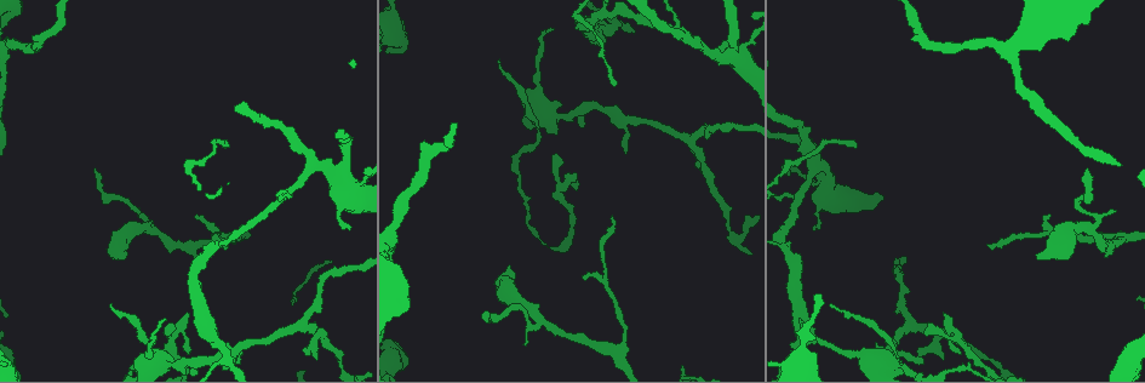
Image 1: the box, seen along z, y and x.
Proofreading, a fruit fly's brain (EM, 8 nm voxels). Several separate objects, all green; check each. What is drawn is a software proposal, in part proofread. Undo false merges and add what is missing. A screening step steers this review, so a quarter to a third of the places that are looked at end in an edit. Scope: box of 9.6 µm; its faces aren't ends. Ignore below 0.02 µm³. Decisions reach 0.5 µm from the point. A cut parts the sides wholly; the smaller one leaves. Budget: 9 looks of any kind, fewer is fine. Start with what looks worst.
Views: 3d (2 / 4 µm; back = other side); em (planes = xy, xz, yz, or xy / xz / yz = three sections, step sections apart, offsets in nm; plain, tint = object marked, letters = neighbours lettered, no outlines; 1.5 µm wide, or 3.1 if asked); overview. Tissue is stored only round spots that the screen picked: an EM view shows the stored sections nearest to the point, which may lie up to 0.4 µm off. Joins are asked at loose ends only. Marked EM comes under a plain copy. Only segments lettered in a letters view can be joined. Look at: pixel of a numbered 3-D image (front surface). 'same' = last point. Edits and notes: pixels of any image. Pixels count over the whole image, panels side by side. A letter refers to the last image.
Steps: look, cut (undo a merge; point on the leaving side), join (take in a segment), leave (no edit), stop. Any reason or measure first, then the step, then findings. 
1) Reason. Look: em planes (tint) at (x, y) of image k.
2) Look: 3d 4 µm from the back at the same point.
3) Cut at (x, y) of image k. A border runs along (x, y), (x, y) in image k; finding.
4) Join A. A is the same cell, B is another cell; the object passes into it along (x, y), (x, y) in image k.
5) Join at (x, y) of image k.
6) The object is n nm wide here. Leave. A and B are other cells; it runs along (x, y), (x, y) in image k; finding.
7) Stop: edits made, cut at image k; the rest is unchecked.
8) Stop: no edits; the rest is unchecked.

Calibre changes. Look: 3d 2 µm at (673, 25) of image 1.

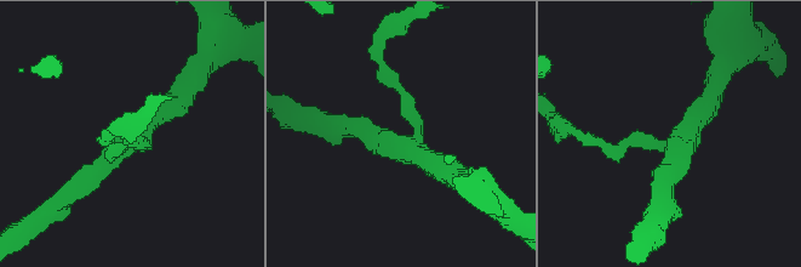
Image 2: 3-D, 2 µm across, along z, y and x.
3 arms meet here. Look: em yz step 8 (letters) at (681, 140) of image 2.

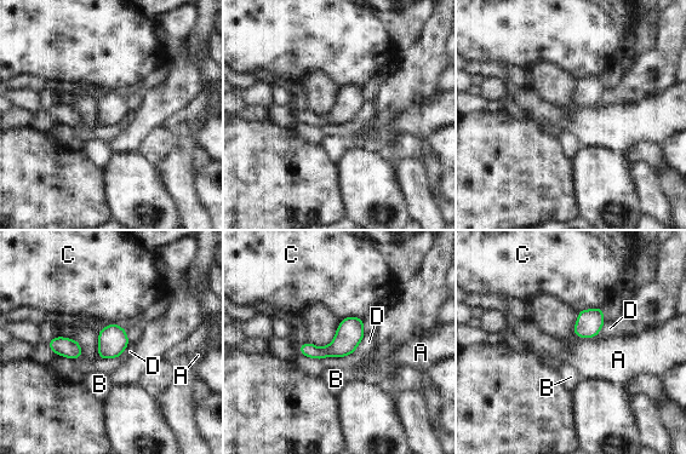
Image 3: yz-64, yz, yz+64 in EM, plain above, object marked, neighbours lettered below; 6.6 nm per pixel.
Look: em planes (letters) at the same point.

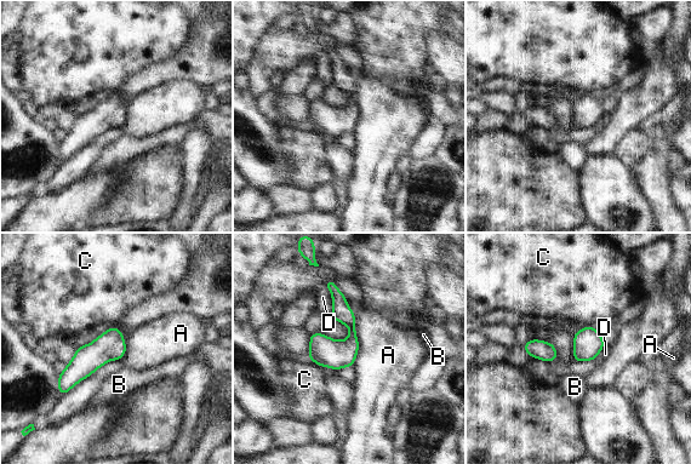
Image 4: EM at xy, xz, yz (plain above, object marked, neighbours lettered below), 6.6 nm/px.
Leave. A, B, C and D are other cells; a border runs along (605, 345), (594, 359), (574, 360) in image 4; all the same neuron.

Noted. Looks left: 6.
Look: em planes (letters) at (508, 267) of image 1.

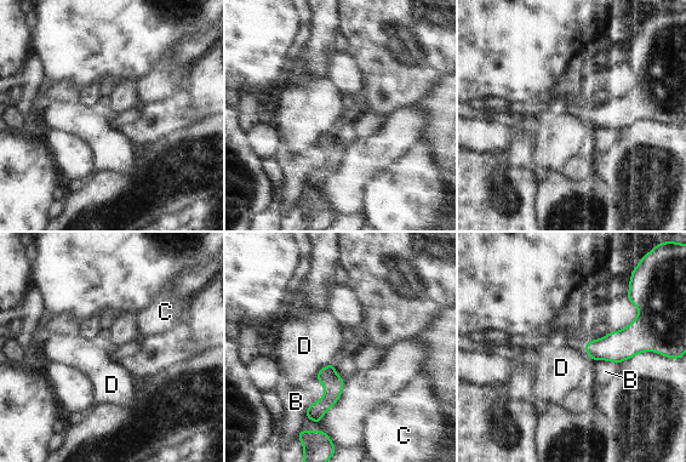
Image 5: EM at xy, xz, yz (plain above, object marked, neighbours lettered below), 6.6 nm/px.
Leave. B, C and D are other cells; it runs along (331, 368), (331, 397), (316, 418) in image 5; none of them fits.

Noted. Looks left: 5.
Thick turns thin. Look: em yz step 8 (letters) at (227, 359) of image 1.

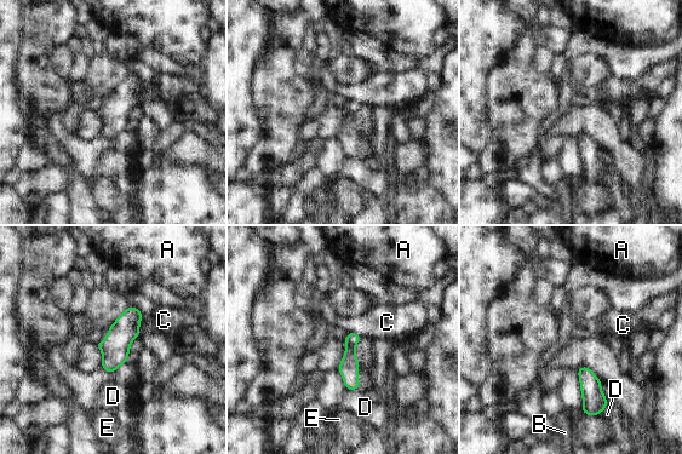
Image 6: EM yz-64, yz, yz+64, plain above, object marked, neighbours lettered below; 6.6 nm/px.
The object is 90 nm wide here; the longest contact is with C, 160 nm. Leave. A, B, C, D and E are other cells; continuous, no second neuron.

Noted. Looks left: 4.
Abrupt turn. Look: 3d 2 µm at (935, 336) of image 1.

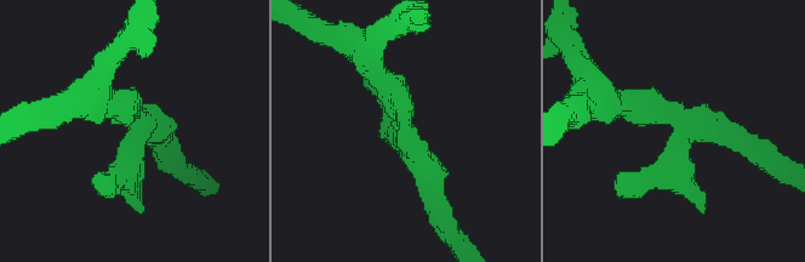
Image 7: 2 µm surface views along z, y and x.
Need the tissue. Look: em planes (letters) at (690, 125) of image 7.

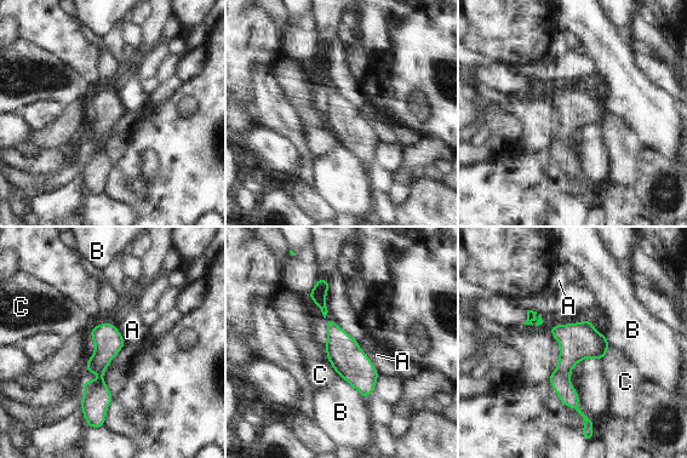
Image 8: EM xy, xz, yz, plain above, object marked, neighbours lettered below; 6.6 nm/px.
The object is 190 nm wide here; the longest contact is with A, 260 nm. Leave. A, B and C are other cells; one neuron here.

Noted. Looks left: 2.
Stop: no edits; the rest is unchecked.

